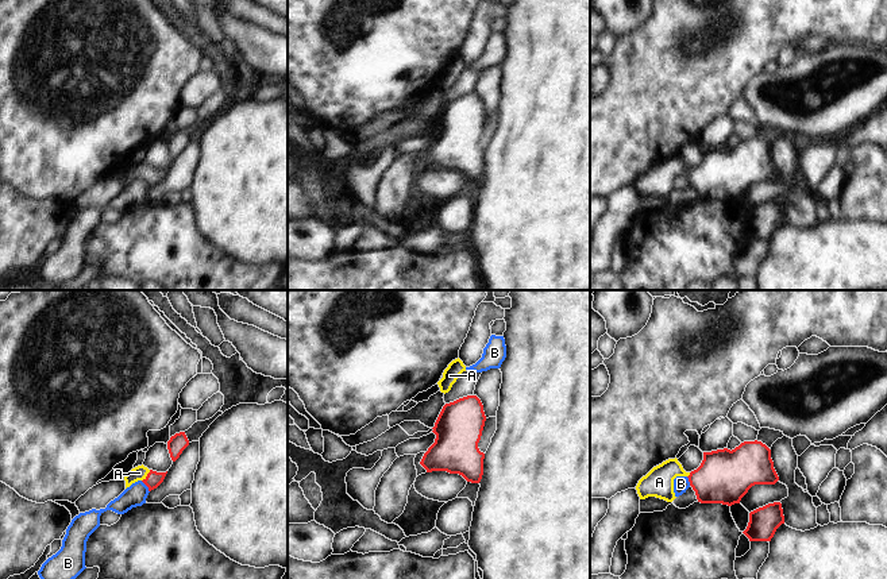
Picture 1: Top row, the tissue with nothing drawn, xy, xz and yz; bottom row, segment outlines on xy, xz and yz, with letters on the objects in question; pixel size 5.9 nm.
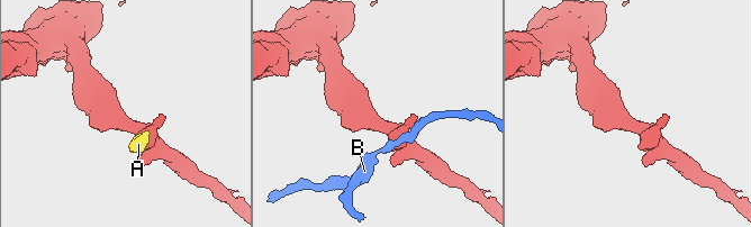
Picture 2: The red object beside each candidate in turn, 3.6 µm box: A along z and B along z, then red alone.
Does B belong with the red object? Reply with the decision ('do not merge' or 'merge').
do not merge

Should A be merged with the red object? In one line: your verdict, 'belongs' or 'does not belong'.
belongs

